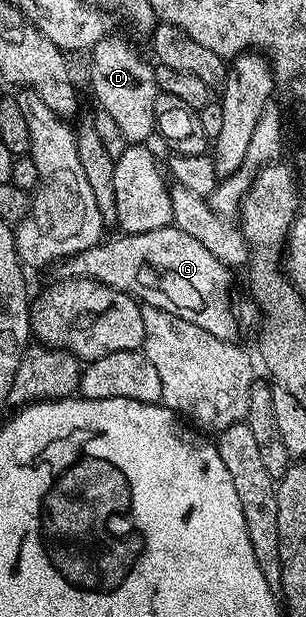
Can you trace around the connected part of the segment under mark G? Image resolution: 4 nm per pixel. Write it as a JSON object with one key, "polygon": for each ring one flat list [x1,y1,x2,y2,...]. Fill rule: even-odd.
{"polygon":[[175,224,163,226,154,232,141,234,121,233,113,242,101,240,91,246,85,254,76,254,59,263,59,277,64,280,89,278,92,282,101,282,103,286,114,288,123,294,130,294,137,300,143,300,154,308,162,308,166,312,174,312,182,316,182,320,190,320,190,324,198,324,198,328,206,328,210,336,218,336,227,342,233,341,236,334,236,314,228,303,228,285,232,282,233,271,220,263,198,240,186,236]]}

